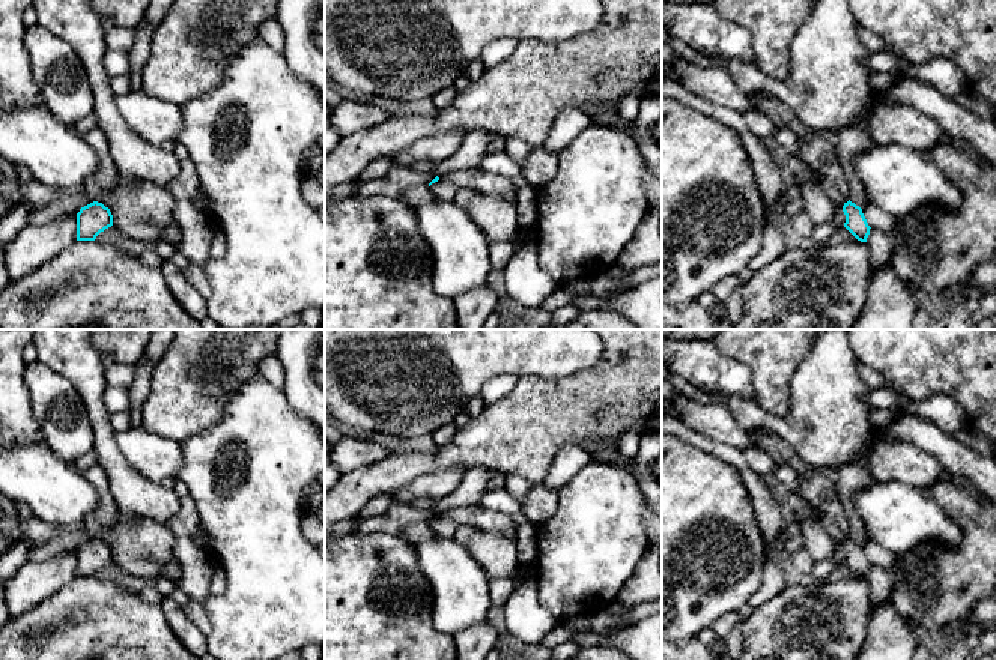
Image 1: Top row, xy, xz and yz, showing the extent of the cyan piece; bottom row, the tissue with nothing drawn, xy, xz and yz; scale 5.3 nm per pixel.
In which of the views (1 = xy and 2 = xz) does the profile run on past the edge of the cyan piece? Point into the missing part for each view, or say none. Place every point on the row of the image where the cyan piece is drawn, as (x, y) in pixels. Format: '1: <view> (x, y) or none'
1: none
2: none

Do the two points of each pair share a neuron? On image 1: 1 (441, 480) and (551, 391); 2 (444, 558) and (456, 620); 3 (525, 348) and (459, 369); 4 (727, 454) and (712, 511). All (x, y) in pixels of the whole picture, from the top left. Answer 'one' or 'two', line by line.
1: two
2: one
3: one
4: two

